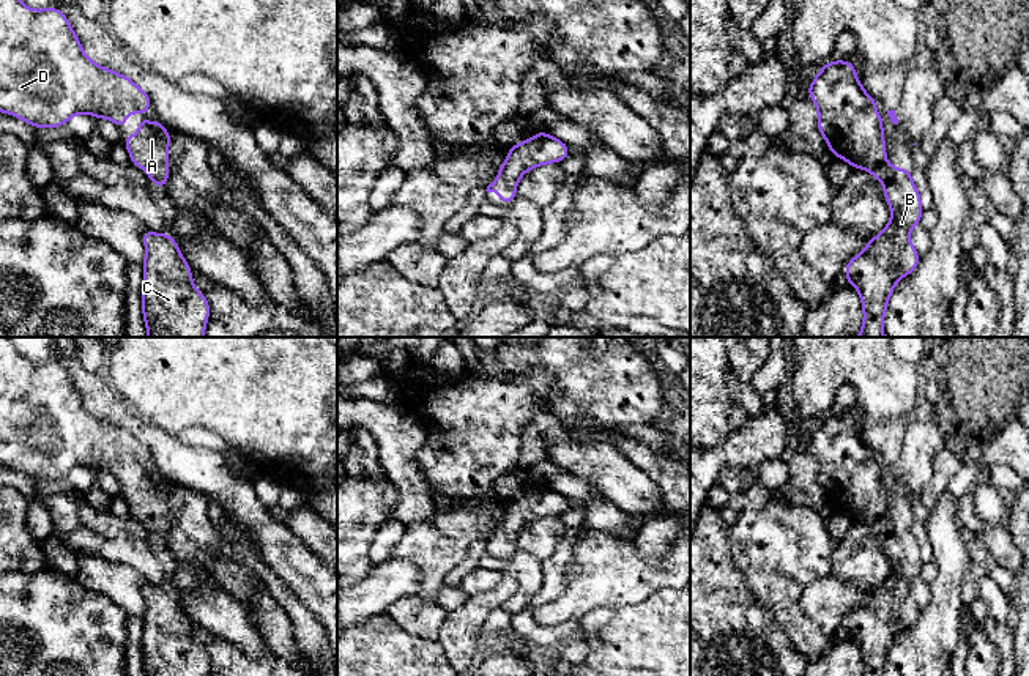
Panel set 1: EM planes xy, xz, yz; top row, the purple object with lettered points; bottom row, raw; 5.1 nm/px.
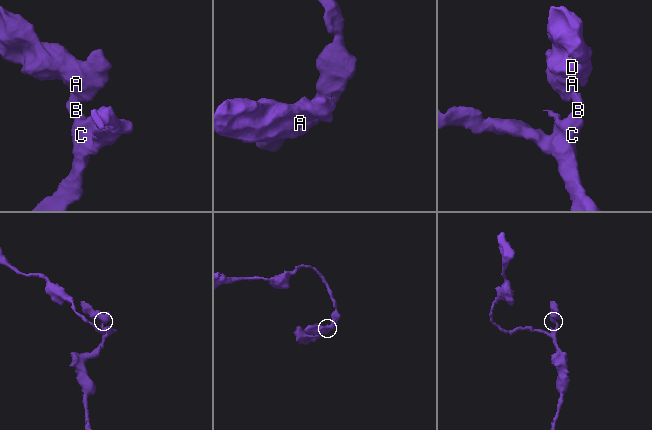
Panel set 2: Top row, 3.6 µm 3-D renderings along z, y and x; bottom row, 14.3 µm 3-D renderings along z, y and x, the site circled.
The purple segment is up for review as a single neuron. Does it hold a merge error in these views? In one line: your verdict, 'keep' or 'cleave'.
keep

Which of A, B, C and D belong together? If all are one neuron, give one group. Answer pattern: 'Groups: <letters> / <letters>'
Groups: A B C D

